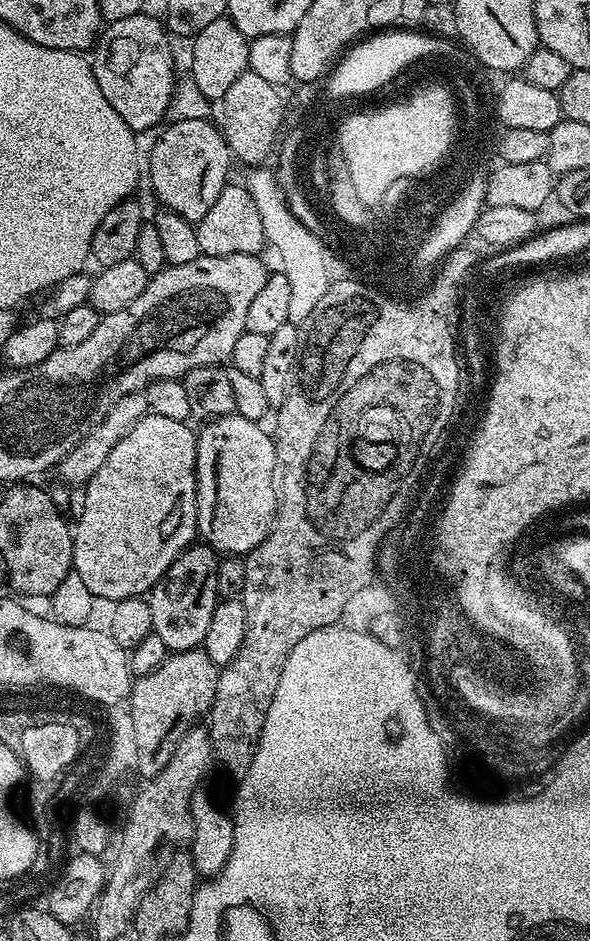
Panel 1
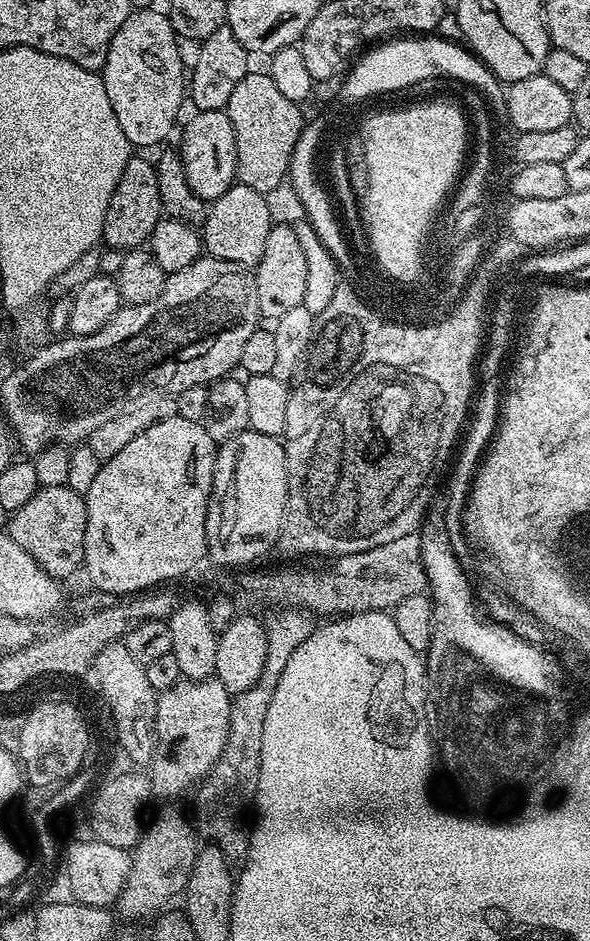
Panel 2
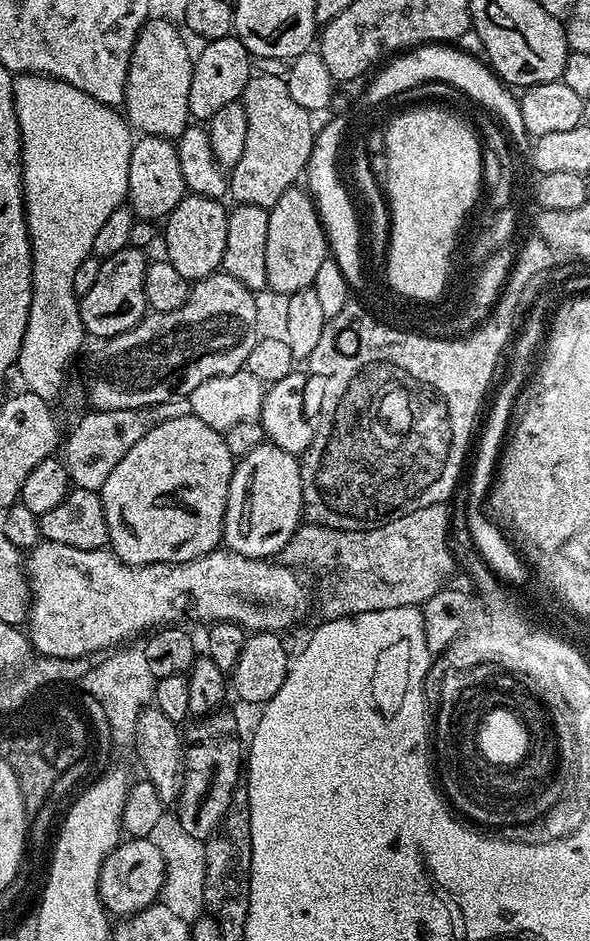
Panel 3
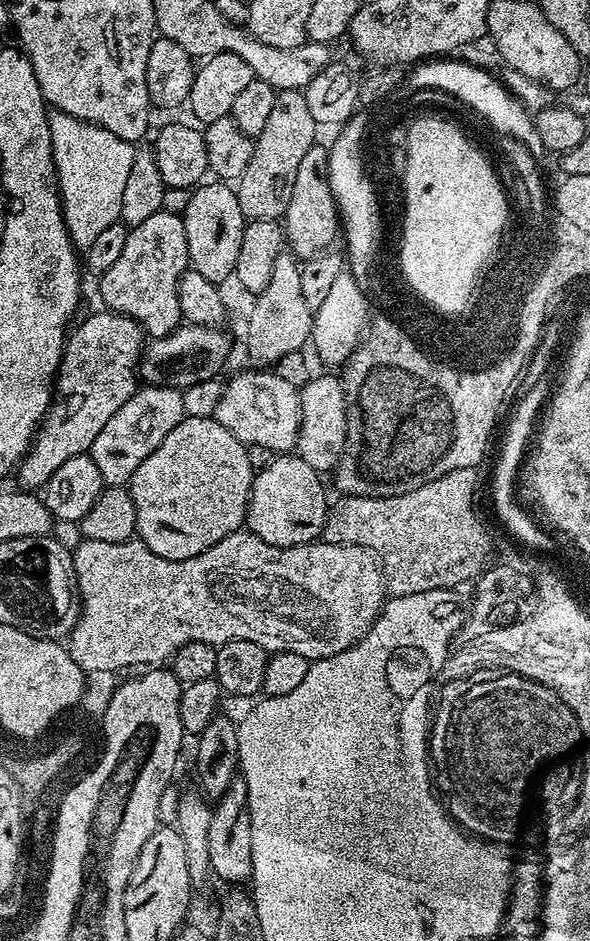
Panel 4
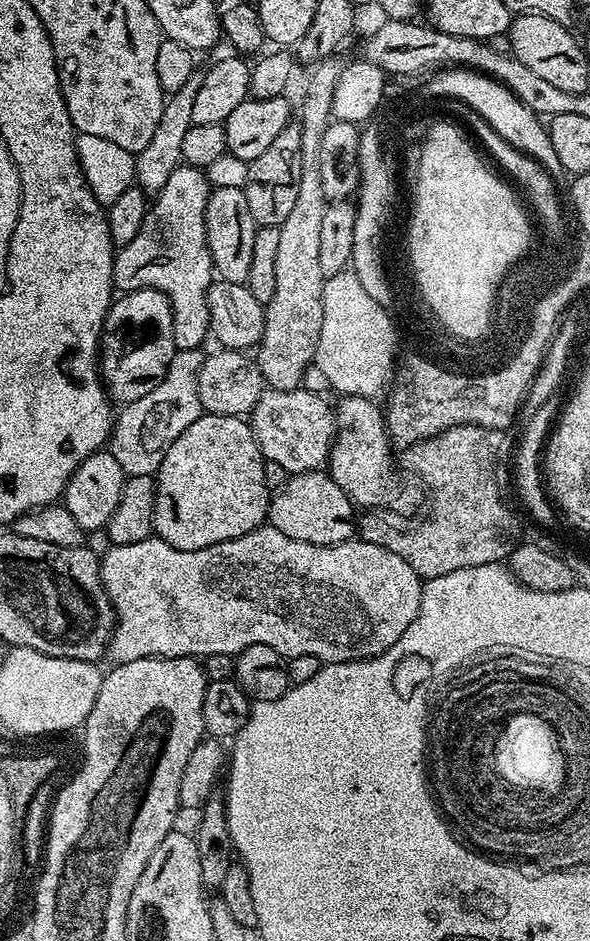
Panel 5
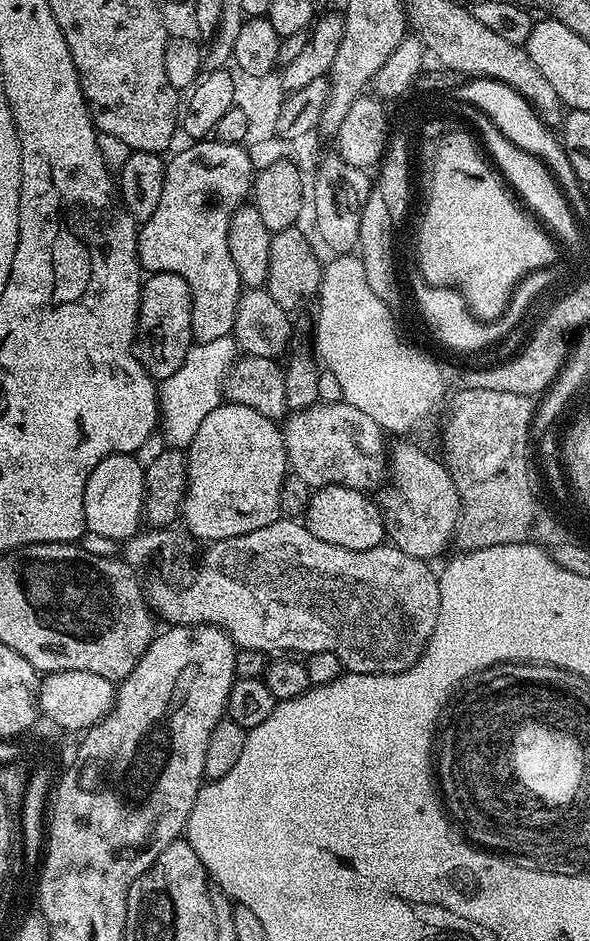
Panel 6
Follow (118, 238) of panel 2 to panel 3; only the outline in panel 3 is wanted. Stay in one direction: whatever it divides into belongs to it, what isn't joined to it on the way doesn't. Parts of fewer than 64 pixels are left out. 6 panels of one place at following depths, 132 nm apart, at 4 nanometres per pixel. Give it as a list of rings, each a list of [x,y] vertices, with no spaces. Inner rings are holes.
[[[141,135],[133,143],[130,154],[130,174],[128,175],[128,195],[126,204],[132,209],[137,221],[163,221],[182,202],[186,195],[182,166],[178,162],[175,143],[166,136]]]

